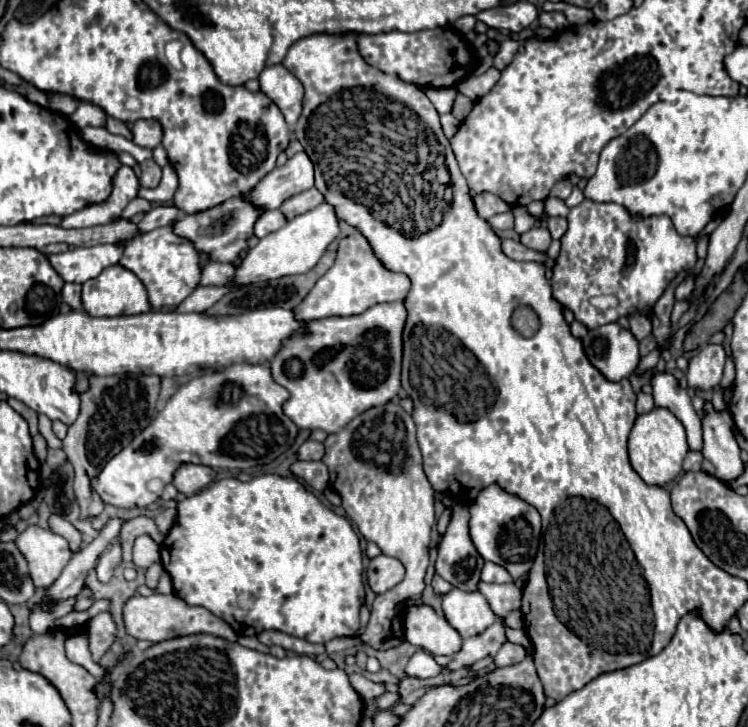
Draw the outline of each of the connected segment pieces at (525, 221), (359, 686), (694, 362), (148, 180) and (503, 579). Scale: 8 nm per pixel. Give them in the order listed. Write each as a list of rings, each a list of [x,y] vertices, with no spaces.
[[[515,205],[515,207],[511,209],[511,213],[513,213],[513,217],[515,217],[515,231],[517,231],[517,233],[525,233],[525,231],[529,231],[529,229],[537,223],[537,217],[533,217],[533,215],[527,211],[527,207]]]
[[[351,675],[349,679],[351,679],[353,689],[355,689],[365,701],[371,701],[371,699],[375,699],[375,697],[379,697],[379,695],[385,693],[385,685],[383,685],[383,683],[373,683],[373,681],[365,679],[363,675]]]
[[[721,345],[703,347],[691,361],[687,369],[687,383],[693,389],[709,391],[715,389],[723,377],[725,351]]]
[[[147,159],[145,163],[141,163],[141,187],[157,187],[161,181],[161,167],[153,161]]]
[[[485,563],[483,571],[481,571],[481,579],[485,583],[511,583],[513,577],[507,573],[507,569],[503,569],[501,565],[495,563]]]

